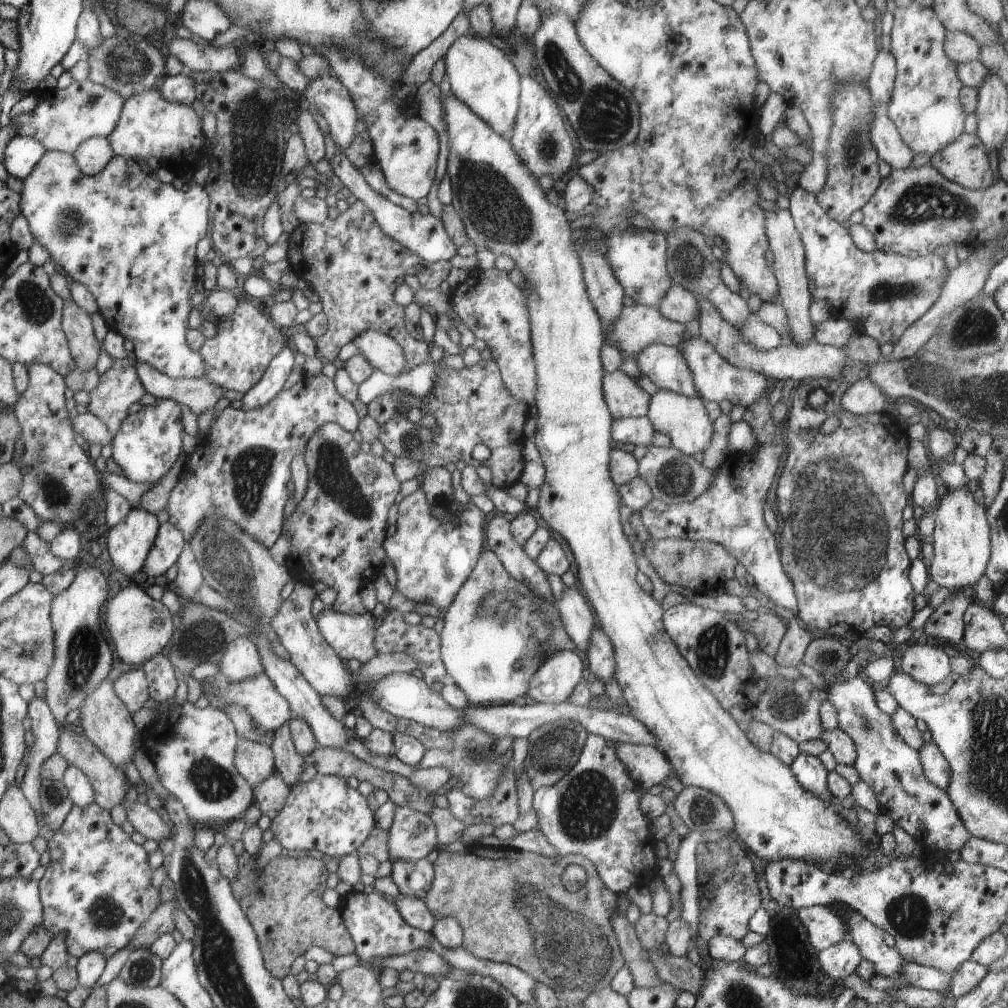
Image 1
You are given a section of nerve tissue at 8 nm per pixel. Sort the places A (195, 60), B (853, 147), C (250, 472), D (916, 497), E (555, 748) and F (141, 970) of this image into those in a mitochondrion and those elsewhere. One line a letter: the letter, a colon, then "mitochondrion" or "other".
A: other
B: mitochondrion
C: mitochondrion
D: other
E: mitochondrion
F: mitochondrion

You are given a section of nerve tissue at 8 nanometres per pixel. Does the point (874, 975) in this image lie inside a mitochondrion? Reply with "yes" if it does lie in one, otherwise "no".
no

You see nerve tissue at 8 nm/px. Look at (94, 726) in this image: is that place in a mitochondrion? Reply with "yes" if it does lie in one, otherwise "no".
no

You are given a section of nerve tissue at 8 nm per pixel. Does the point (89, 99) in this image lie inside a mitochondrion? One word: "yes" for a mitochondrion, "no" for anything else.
yes

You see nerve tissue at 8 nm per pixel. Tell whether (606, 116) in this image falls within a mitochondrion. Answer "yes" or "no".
yes

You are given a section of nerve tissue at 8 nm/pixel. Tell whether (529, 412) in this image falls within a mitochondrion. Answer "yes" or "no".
no

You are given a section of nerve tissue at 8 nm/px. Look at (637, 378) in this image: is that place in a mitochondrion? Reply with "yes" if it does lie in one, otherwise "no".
no

